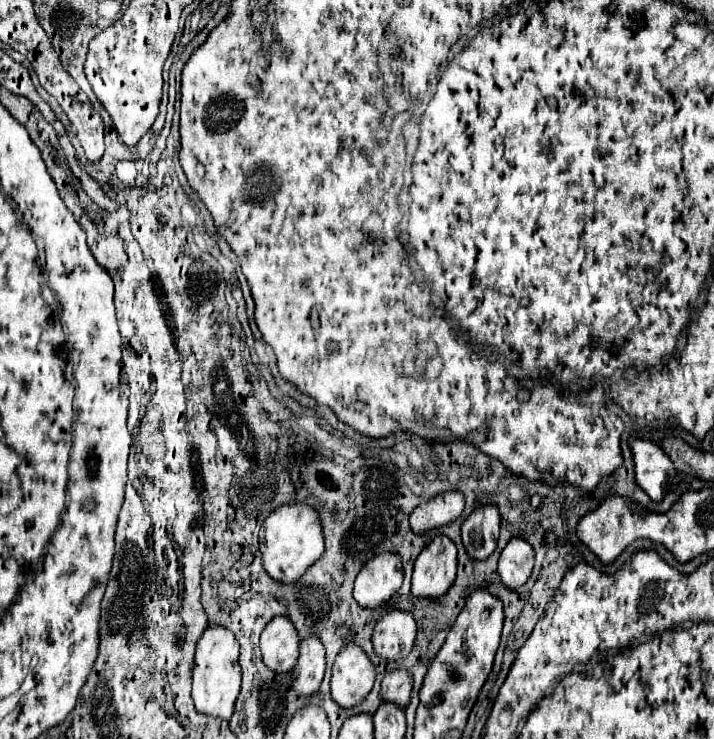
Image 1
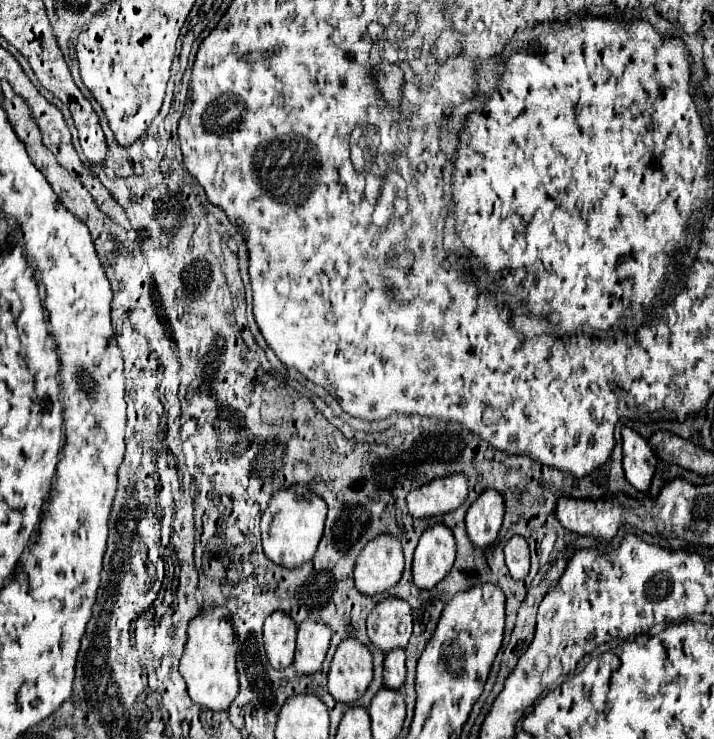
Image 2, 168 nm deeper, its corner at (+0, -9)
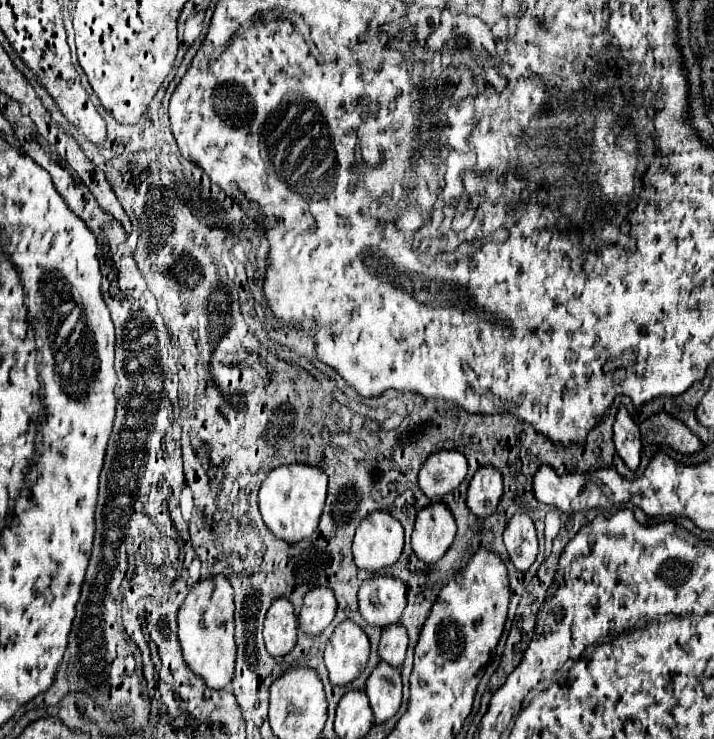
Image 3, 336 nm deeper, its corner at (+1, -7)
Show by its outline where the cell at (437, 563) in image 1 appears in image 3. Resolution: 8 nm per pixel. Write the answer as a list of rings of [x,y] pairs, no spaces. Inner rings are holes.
[[[436,501],[418,511],[412,533],[412,549],[424,563],[436,563],[450,549],[454,535],[454,515],[446,503]]]

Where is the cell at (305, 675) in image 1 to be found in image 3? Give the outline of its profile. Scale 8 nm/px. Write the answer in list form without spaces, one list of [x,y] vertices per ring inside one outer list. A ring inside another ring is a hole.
[[[318,585],[304,595],[304,605],[300,611],[300,627],[310,633],[318,635],[322,629],[330,625],[336,615],[336,597],[332,589]]]

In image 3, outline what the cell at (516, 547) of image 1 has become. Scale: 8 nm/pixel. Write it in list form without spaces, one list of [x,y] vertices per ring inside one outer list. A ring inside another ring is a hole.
[[[524,513],[512,515],[504,529],[504,545],[516,569],[526,571],[538,555],[538,537],[534,521]]]

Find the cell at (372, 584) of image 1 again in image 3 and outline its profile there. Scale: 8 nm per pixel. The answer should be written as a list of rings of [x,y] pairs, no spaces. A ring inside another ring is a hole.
[[[374,511],[358,525],[354,535],[354,561],[360,569],[382,571],[394,565],[404,547],[404,529],[396,517],[386,511]]]

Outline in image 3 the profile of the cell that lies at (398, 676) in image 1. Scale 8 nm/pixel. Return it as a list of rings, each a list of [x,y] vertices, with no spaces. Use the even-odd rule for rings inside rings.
[[[390,625],[382,629],[382,639],[380,639],[380,659],[388,661],[394,667],[400,667],[406,657],[406,647],[408,647],[408,635],[404,625]]]

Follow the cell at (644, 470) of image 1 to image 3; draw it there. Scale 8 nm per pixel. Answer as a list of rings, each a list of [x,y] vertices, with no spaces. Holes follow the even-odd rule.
[[[620,405],[616,419],[614,419],[614,447],[618,455],[624,459],[624,463],[636,471],[640,463],[640,429],[636,421],[628,415],[626,407]]]

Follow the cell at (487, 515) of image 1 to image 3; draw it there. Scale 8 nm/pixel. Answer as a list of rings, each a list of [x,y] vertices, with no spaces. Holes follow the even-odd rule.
[[[492,465],[478,467],[466,493],[470,511],[486,519],[496,511],[500,497],[502,497],[502,473]]]

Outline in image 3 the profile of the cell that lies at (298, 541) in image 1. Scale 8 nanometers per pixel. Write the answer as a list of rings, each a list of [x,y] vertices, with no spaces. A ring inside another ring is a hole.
[[[290,463],[290,465],[274,467],[266,475],[266,479],[260,487],[260,495],[258,495],[260,513],[262,513],[262,519],[268,525],[268,529],[278,539],[282,539],[290,545],[298,543],[300,539],[310,537],[316,531],[322,509],[324,509],[326,485],[328,485],[328,477],[324,473],[320,473],[320,469],[314,465]]]

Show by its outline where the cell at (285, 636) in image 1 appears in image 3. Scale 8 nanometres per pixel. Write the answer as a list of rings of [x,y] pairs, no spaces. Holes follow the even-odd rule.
[[[284,597],[276,599],[264,619],[264,641],[268,653],[276,659],[288,655],[296,645],[296,631],[298,623],[290,601]]]

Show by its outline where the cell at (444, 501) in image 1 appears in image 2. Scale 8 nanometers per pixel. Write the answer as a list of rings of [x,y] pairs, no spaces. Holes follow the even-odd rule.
[[[451,475],[435,479],[429,485],[415,489],[407,495],[407,507],[413,519],[431,519],[455,511],[467,499],[465,475]]]

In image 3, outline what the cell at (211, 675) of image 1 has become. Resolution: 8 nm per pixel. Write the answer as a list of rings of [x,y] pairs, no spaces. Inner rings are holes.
[[[224,575],[200,579],[192,585],[178,609],[178,639],[188,667],[212,689],[222,689],[232,681],[236,643],[234,643],[234,591]]]

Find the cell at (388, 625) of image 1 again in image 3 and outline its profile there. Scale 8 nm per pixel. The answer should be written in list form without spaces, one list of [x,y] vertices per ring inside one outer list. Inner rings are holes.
[[[386,575],[366,579],[358,591],[358,605],[362,617],[370,625],[386,627],[398,623],[406,607],[406,593],[402,593],[402,581]]]

